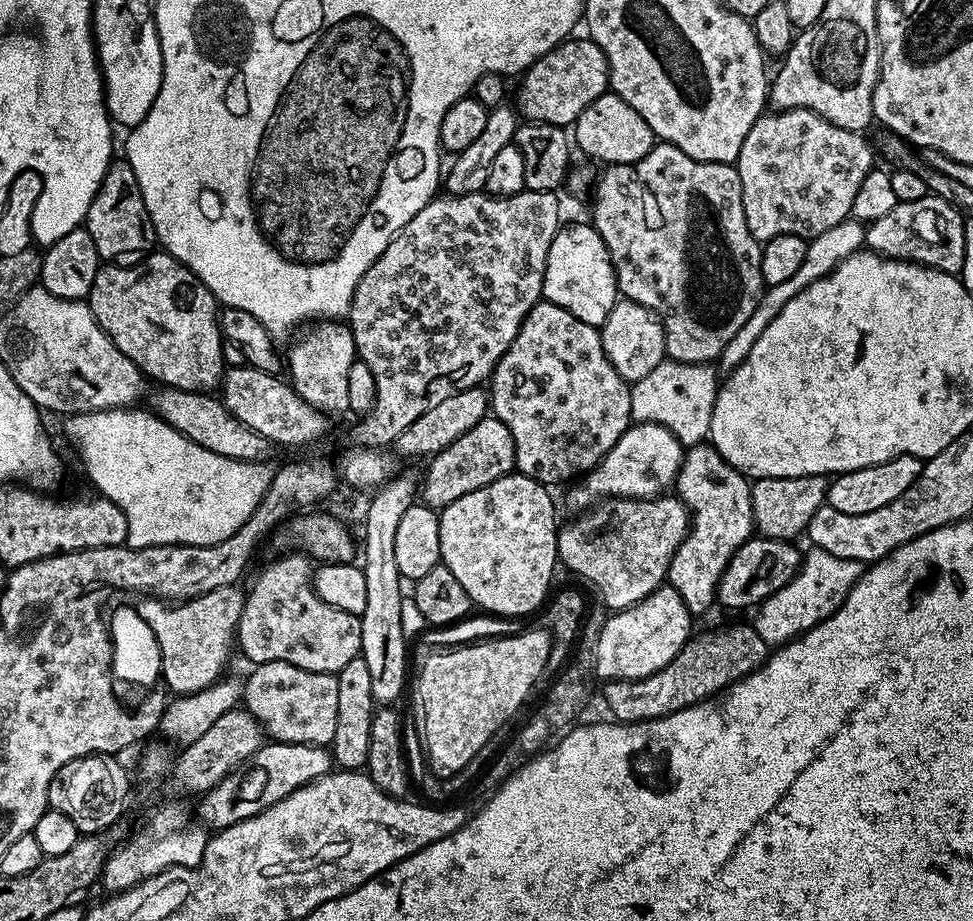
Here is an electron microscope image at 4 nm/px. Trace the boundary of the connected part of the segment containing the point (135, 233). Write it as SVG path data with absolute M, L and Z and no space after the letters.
M113 159L112 165L106 170L102 186L98 186L94 202L90 202L86 227L90 238L94 238L94 246L98 246L101 261L104 262L135 264L138 258L151 253L157 247L156 231L150 222L138 178L134 178L134 170L127 159Z

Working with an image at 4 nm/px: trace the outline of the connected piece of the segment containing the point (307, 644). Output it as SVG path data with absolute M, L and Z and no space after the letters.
M295 554L296 556L284 556L277 564L272 564L256 581L252 584L252 589L247 589L244 597L244 609L242 610L242 618L240 625L236 627L236 640L238 648L244 651L244 656L248 660L252 660L253 665L265 664L266 662L290 662L290 666L302 666L302 670L310 670L311 672L331 672L333 674L342 670L342 666L346 666L346 662L350 662L355 656L360 655L360 647L362 646L362 626L360 625L359 616L338 610L334 606L330 606L326 602L322 602L322 598L318 598L318 594L312 588L312 573L314 564L307 555Z

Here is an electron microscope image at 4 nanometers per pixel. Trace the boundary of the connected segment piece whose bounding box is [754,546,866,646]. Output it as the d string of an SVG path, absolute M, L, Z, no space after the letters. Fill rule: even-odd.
M815 546L809 547L809 549L809 552L803 553L798 574L794 574L794 578L790 578L790 582L786 582L786 586L782 586L782 590L778 590L770 598L763 600L755 609L754 627L762 637L762 642L766 642L769 646L789 644L791 640L803 636L811 628L817 628L823 620L830 618L830 614L839 610L842 602L846 602L850 590L856 585L856 580L862 578L866 567L862 562L858 562L854 558L838 558Z

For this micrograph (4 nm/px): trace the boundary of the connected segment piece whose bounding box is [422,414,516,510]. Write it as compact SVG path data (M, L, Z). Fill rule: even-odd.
M489 414L478 422L478 426L466 430L466 434L450 442L446 450L437 452L427 464L428 473L424 476L424 484L422 480L423 503L430 508L443 510L450 502L462 498L462 494L470 494L470 490L478 490L515 469L514 438L501 420Z

